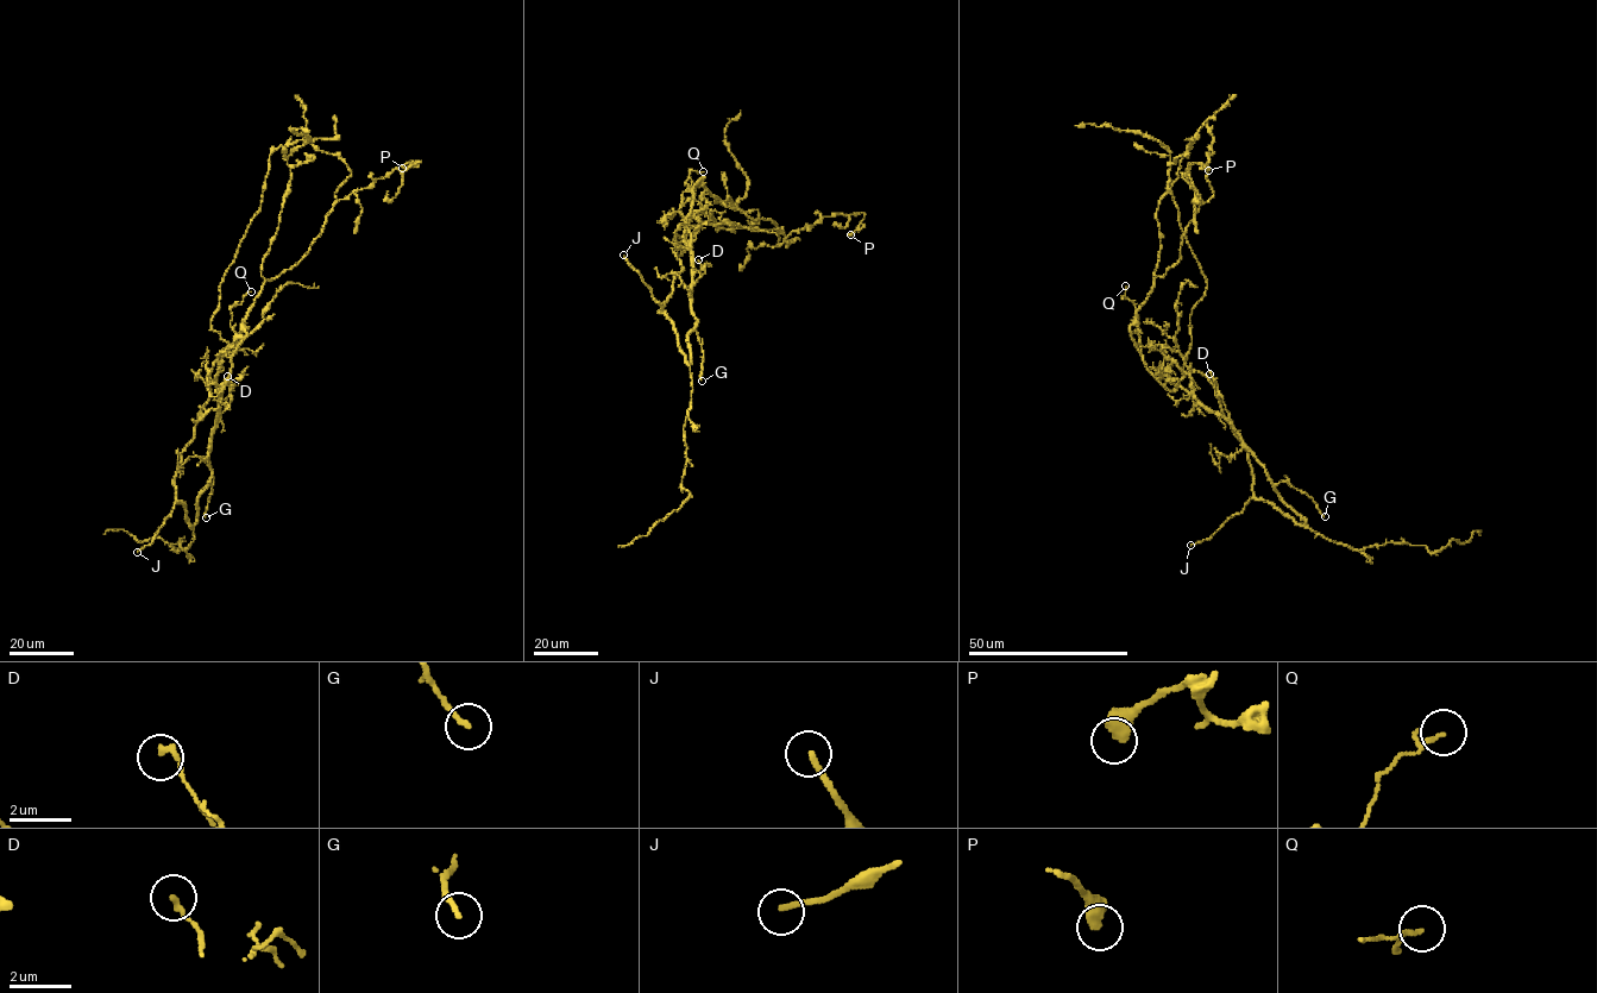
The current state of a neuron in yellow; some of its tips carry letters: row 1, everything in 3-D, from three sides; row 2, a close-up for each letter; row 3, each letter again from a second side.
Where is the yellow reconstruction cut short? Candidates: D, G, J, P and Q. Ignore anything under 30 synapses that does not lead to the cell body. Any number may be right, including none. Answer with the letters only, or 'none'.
J

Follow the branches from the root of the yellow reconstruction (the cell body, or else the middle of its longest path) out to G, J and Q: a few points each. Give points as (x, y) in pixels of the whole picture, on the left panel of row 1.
G: (220, 391), (211, 438), (212, 478), (207, 485), (211, 483), (212, 490), (206, 517)
J: (220, 391), (224, 384), (211, 395), (207, 375), (211, 397), (181, 453), (174, 506), (155, 539), (137, 552)
Q: (220, 391), (217, 356), (233, 345), (236, 335), (231, 308), (251, 291)

